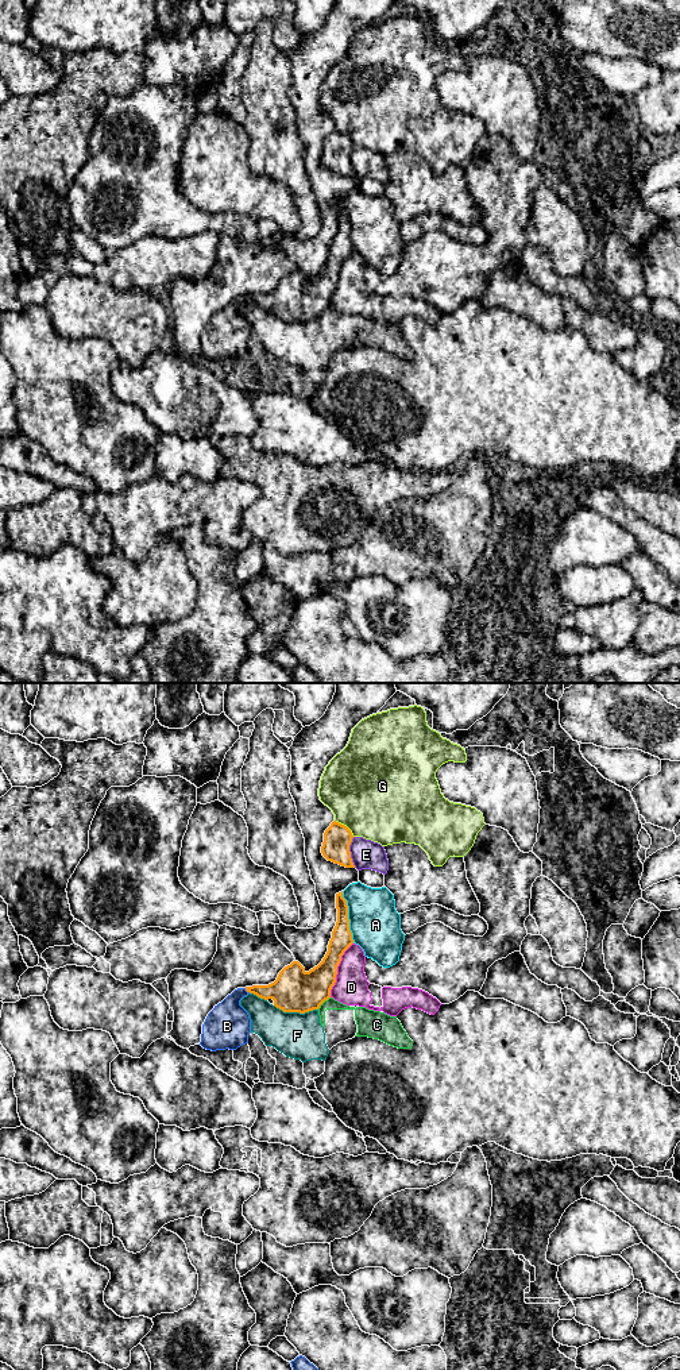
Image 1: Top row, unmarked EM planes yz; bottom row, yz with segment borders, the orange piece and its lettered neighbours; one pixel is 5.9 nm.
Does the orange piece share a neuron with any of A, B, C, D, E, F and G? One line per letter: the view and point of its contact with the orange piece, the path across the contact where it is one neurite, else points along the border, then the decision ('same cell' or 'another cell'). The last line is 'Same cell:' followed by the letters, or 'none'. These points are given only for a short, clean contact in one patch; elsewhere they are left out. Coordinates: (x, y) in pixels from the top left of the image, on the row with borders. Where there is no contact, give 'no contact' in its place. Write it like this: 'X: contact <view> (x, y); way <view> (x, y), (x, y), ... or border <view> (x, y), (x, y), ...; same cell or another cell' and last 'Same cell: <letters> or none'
A: contact yz (347, 917); border yz (342, 891), (347, 906), (348, 929), (354, 942); another cell
B: contact yz (247, 991); same cell
C: contact yz (323, 1002); border yz (329, 996), (317, 1008); another cell
D: contact yz (336, 969); another cell
E: contact yz (350, 852); another cell
F: contact yz (296, 1011); border yz (274, 1004), (284, 1011), (308, 1012), (317, 1010); another cell
G: contact yz (346, 826); another cell
Same cell: B

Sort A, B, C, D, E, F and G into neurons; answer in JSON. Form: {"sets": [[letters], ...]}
{"sets": [["A"], ["B"], ["C", "F"], ["D"], ["E"], ["G"]]}

